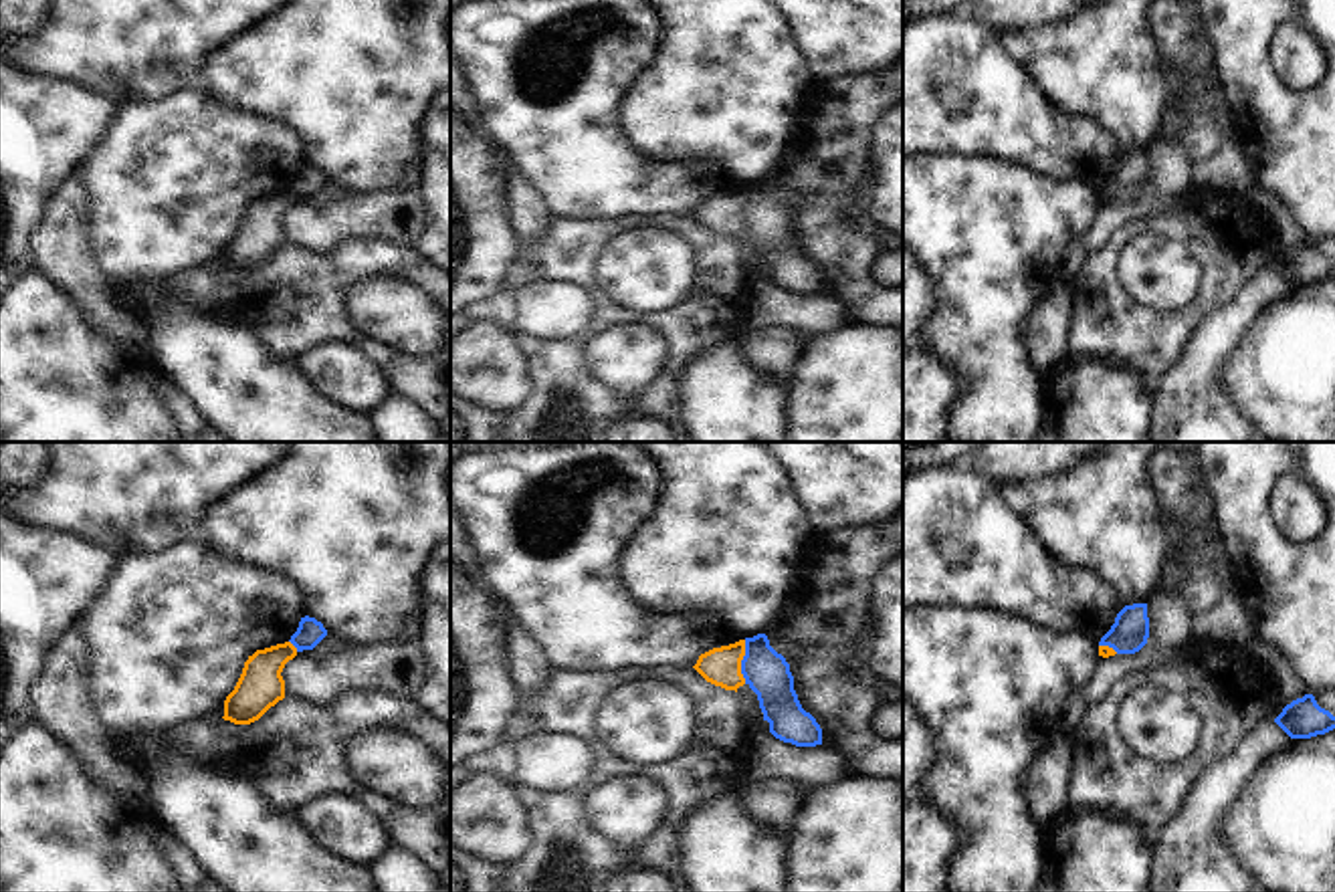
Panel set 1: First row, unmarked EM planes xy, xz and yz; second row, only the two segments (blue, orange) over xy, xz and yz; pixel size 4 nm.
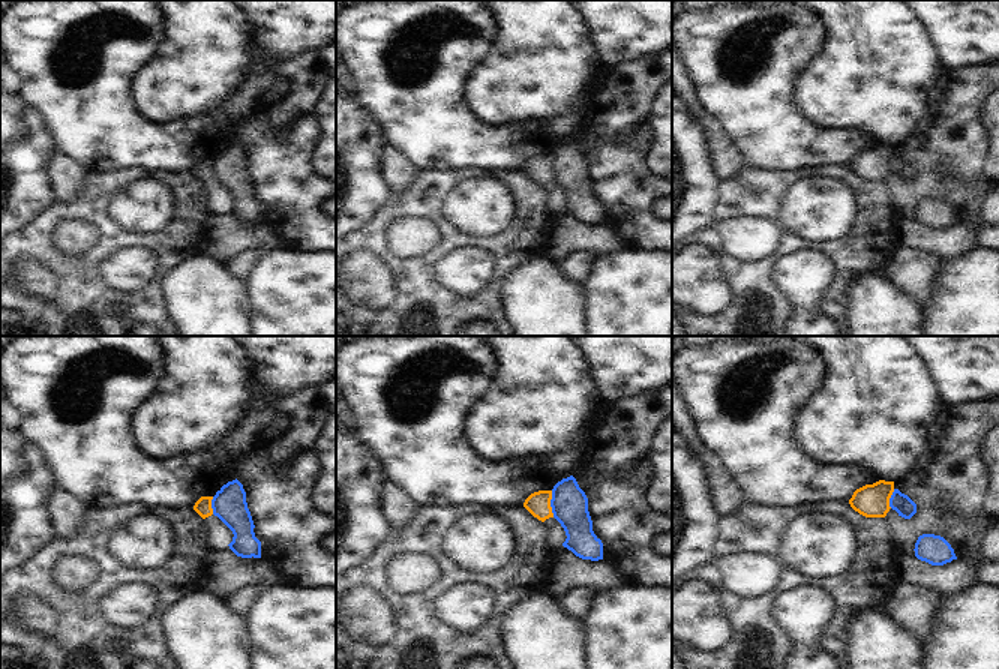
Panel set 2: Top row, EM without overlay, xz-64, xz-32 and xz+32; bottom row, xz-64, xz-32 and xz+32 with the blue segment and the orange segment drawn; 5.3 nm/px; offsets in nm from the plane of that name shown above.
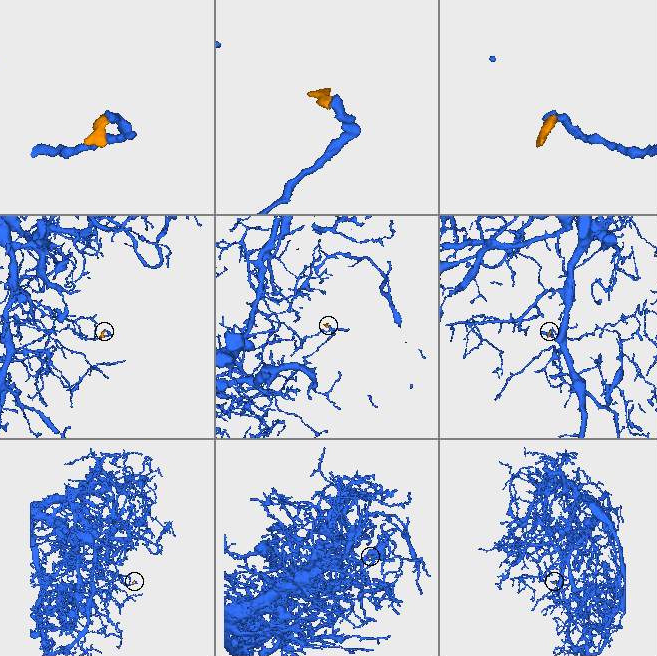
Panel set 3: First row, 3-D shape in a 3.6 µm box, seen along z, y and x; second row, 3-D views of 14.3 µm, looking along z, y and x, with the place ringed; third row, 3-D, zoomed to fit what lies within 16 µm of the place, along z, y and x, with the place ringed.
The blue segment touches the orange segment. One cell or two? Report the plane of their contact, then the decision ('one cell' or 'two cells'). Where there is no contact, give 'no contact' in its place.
xz | two cells

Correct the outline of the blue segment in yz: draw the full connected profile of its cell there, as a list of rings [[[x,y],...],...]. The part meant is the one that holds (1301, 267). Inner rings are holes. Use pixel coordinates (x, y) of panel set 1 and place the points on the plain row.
[[[1313,242],[1293,248],[1282,256],[1274,270],[1291,287],[1311,287],[1335,276],[1335,264],[1321,256]]]

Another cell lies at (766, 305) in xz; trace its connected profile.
[[[769,278],[747,283],[743,335],[767,327],[796,327],[804,335],[812,335],[848,323],[848,309],[828,293],[796,295],[776,287]]]

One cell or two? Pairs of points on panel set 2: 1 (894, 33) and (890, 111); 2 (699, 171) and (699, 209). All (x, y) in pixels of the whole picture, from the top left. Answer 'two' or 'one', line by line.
1: one
2: one

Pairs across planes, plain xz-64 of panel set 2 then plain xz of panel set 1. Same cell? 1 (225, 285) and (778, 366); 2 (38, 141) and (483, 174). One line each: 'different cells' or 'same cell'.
1: different cells
2: same cell

